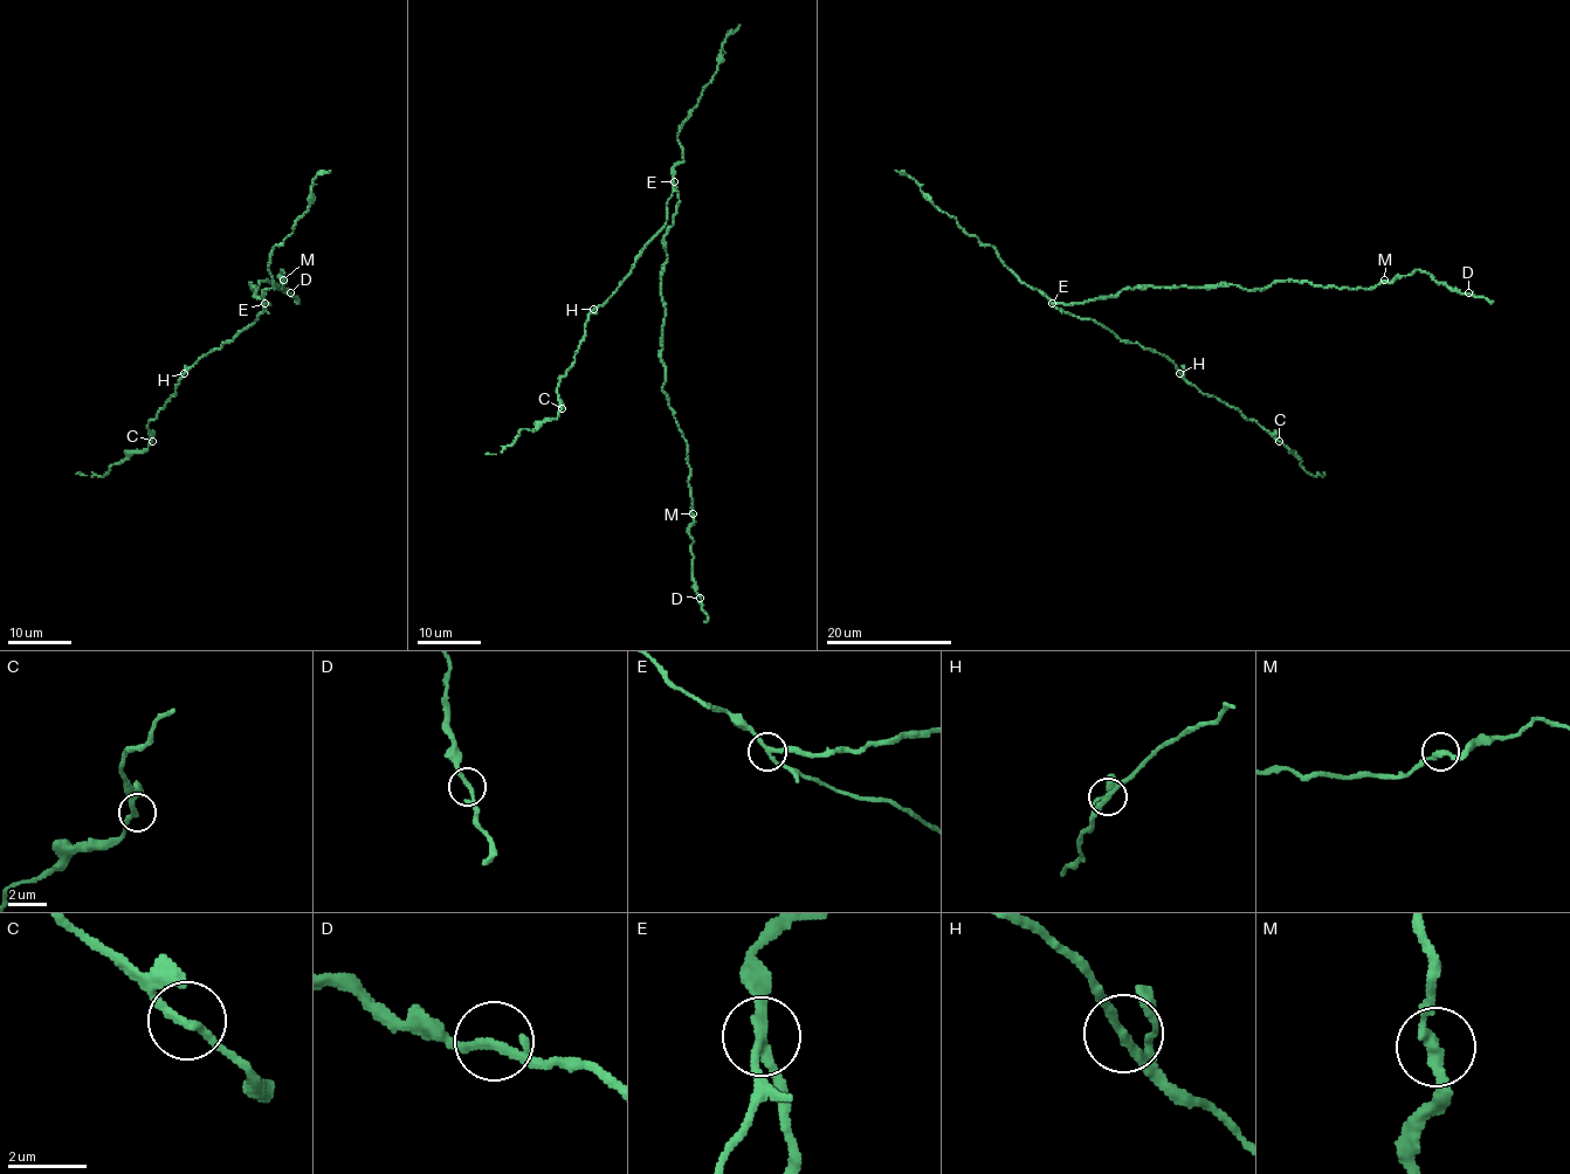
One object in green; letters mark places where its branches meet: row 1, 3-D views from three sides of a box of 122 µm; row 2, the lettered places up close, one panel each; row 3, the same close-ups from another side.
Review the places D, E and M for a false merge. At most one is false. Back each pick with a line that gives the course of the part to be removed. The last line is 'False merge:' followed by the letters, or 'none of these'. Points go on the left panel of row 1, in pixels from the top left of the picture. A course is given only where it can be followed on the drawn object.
E: (264, 304), (232, 342), (204, 354), (179, 378), (174, 393), (147, 423), (150, 446), (102, 477), (76, 474)
False merge: E

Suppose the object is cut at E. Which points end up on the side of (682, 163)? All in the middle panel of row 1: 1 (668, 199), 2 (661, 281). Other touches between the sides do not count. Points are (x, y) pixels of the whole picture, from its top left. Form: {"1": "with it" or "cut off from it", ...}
{"1": "cut off from it", "2": "with it"}

